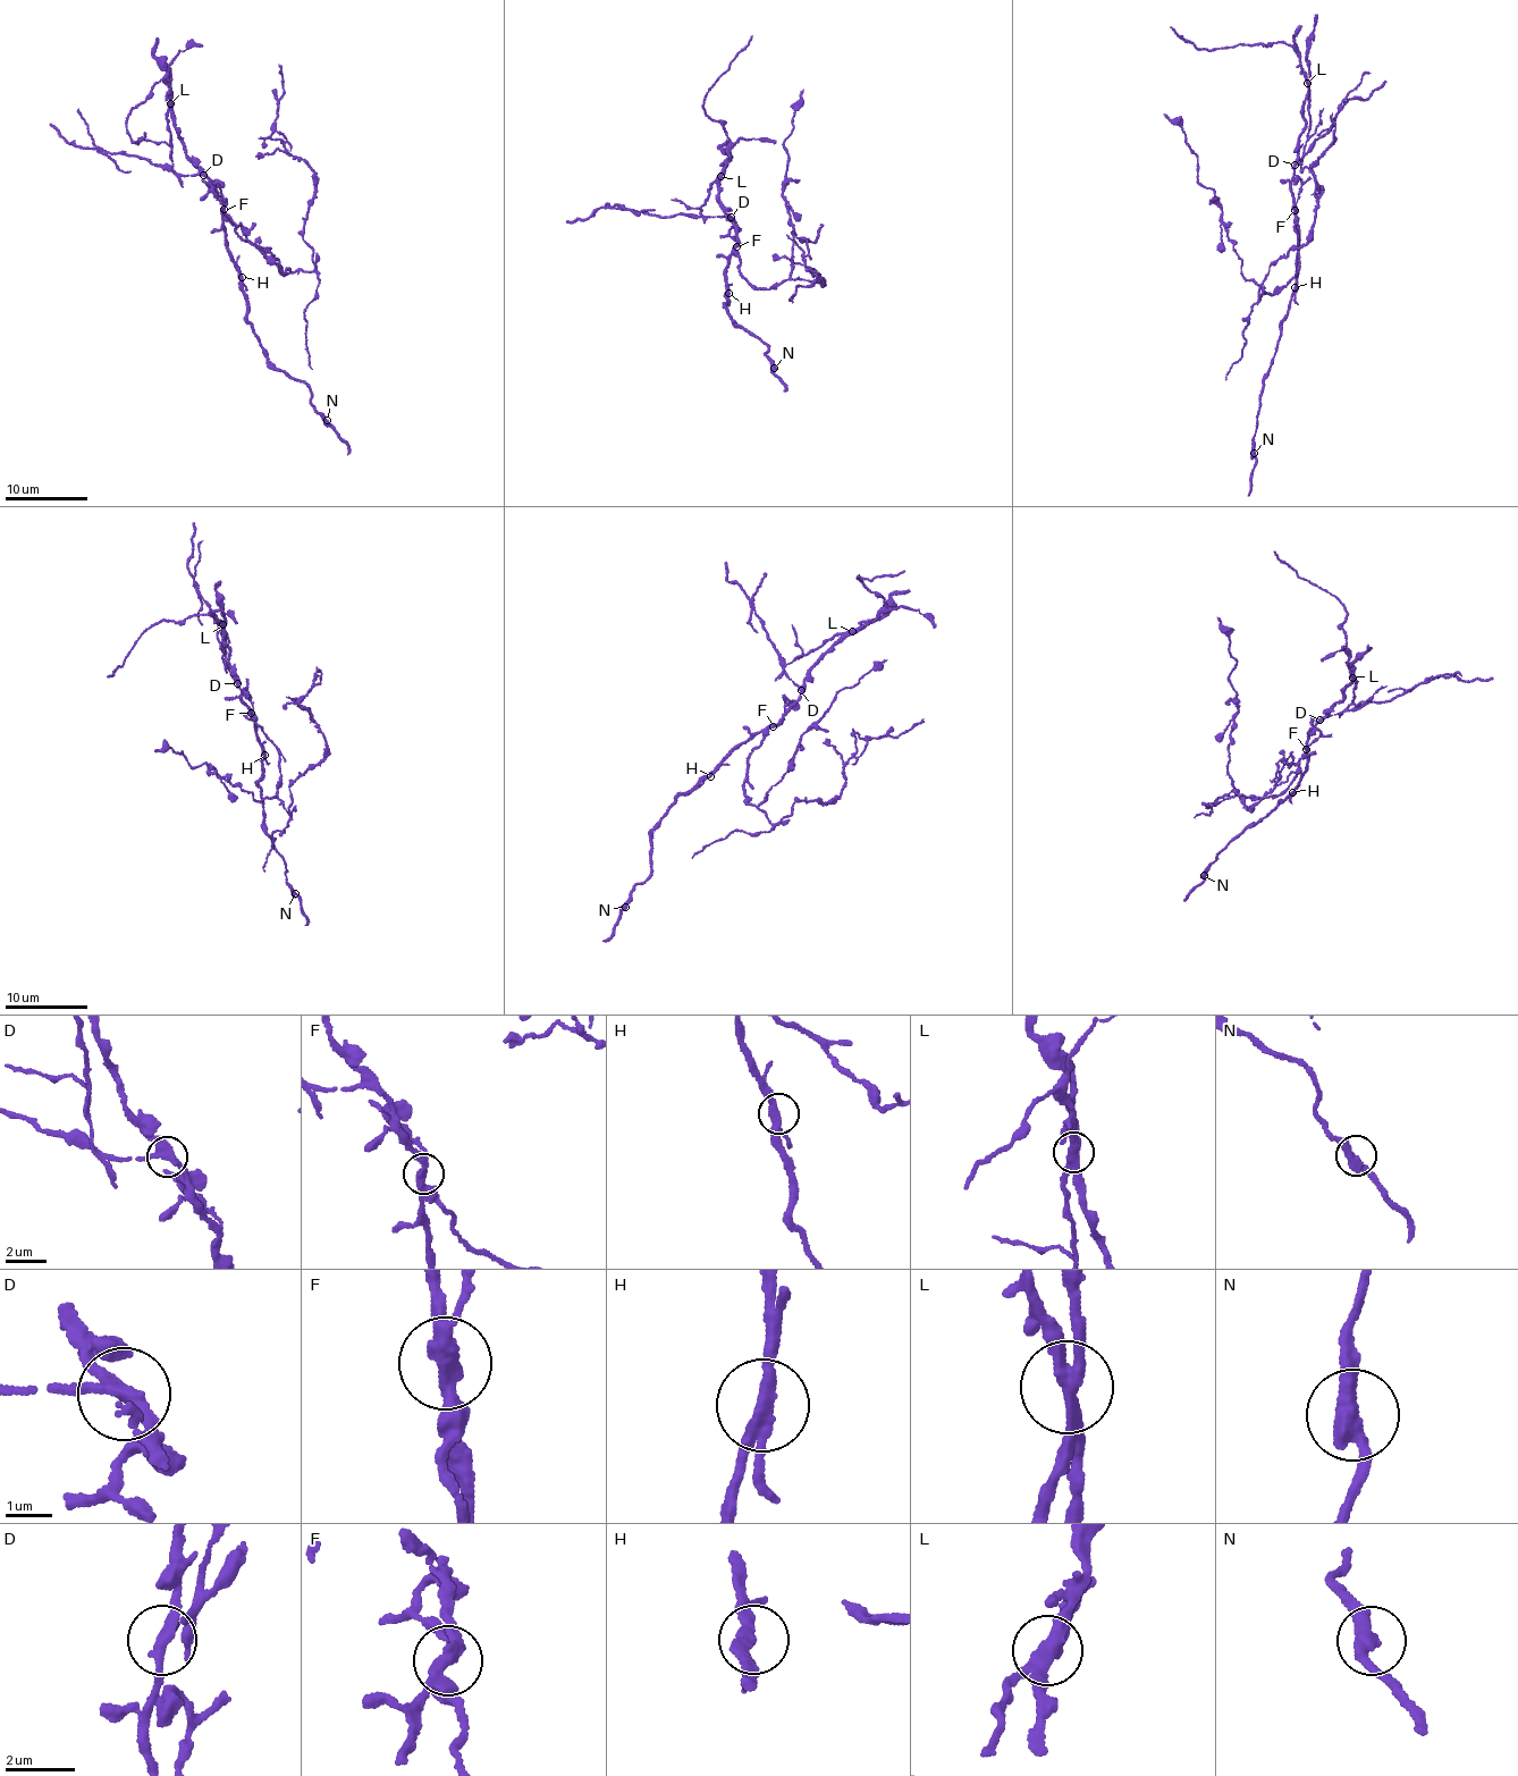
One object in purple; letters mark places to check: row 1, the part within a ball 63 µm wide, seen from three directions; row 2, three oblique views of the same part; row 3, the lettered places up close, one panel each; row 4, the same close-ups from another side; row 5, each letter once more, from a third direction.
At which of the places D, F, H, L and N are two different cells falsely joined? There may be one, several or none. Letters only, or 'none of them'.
D, F, L

